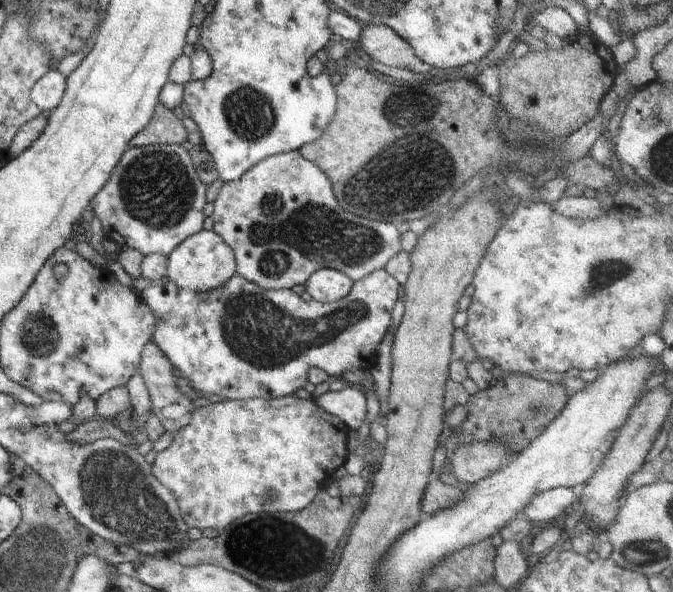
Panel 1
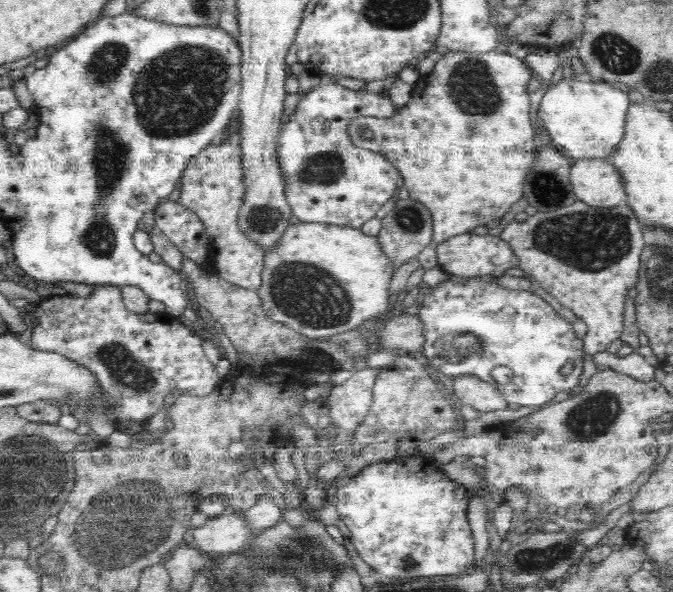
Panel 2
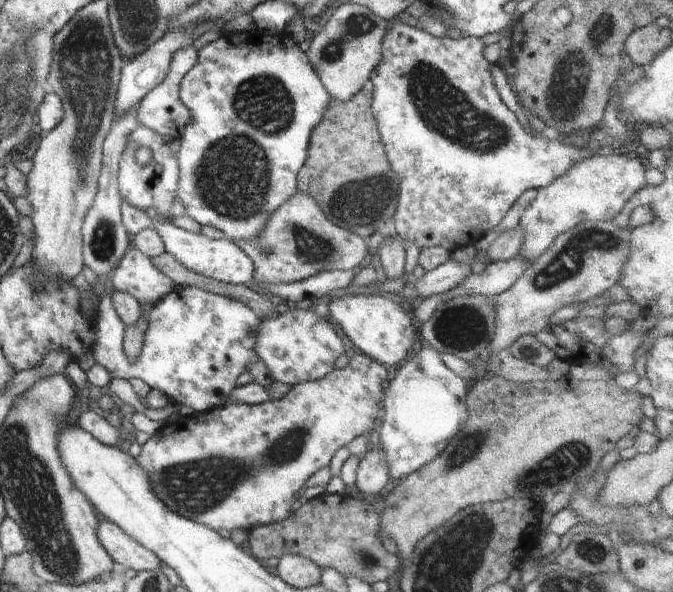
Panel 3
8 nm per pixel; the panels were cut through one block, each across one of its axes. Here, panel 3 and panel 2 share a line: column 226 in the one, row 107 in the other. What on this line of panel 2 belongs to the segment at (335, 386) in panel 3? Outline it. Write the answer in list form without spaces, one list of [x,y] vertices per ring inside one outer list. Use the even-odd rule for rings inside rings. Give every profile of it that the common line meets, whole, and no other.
[[[505,49],[479,54],[451,51],[448,54],[444,54],[442,60],[436,62],[432,72],[418,79],[413,87],[412,98],[404,106],[399,107],[391,116],[392,118],[360,116],[361,118],[351,121],[349,136],[352,143],[358,148],[383,154],[400,172],[404,180],[403,186],[410,193],[409,198],[423,204],[430,211],[431,221],[433,222],[433,241],[426,248],[423,248],[422,252],[417,256],[422,265],[421,267],[426,271],[437,266],[437,254],[435,251],[437,244],[453,236],[458,236],[458,234],[468,233],[476,226],[486,225],[492,220],[504,221],[508,219],[510,206],[523,197],[522,190],[525,189],[525,186],[522,186],[522,184],[525,184],[527,172],[535,161],[535,129],[532,127],[532,120],[530,120],[530,94],[526,91],[532,76],[536,76],[536,74],[527,66],[524,60],[511,56]]]

